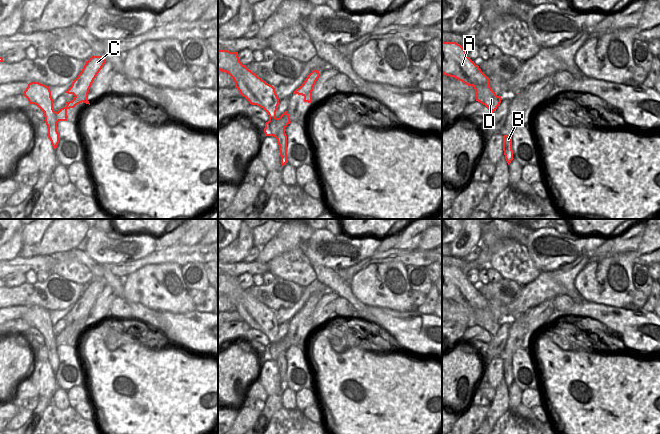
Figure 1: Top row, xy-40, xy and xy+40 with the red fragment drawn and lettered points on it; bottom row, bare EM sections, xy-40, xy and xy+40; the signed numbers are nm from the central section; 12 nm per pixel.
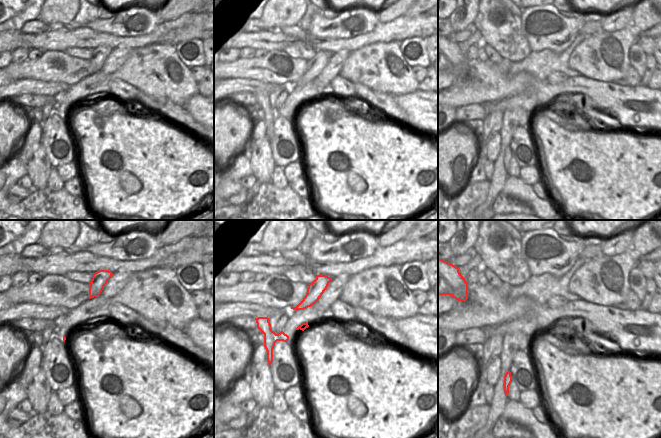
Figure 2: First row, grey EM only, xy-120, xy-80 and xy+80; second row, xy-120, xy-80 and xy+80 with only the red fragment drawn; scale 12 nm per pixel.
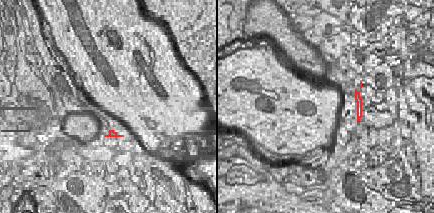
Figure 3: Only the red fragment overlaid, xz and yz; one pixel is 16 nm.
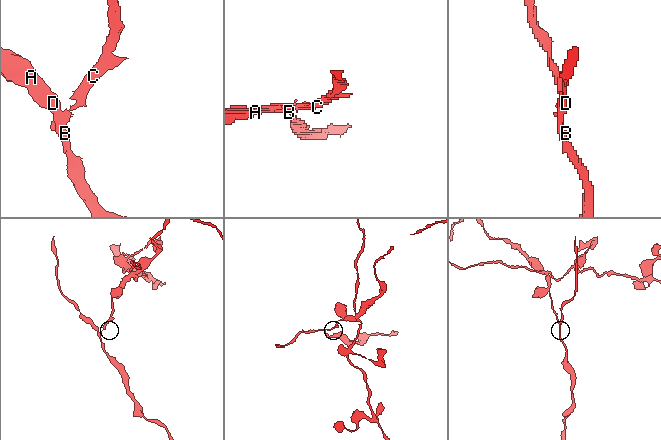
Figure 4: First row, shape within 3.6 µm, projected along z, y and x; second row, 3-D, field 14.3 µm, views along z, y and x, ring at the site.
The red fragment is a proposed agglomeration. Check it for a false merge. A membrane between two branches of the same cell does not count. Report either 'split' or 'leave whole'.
split

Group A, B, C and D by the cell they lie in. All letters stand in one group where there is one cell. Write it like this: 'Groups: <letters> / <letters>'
Groups: A B D / C.

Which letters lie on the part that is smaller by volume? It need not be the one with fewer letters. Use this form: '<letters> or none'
A, B, D

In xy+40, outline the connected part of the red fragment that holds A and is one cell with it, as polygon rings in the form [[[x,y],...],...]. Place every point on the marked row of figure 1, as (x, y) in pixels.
[[[442,41],[442,74],[472,86],[476,92],[476,101],[485,105],[492,113],[500,105],[501,96],[497,96],[491,89],[489,78],[468,57],[460,44]]]

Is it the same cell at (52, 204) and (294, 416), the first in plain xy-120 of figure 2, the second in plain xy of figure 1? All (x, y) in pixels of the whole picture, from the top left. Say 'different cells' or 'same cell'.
same cell

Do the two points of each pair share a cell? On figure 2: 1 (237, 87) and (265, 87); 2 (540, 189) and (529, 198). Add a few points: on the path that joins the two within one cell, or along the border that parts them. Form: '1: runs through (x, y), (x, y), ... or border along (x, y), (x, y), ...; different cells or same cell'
1: runs through (244, 87), (258, 87); same cell
2: border along (531, 186), (540, 198), (551, 199); different cells

